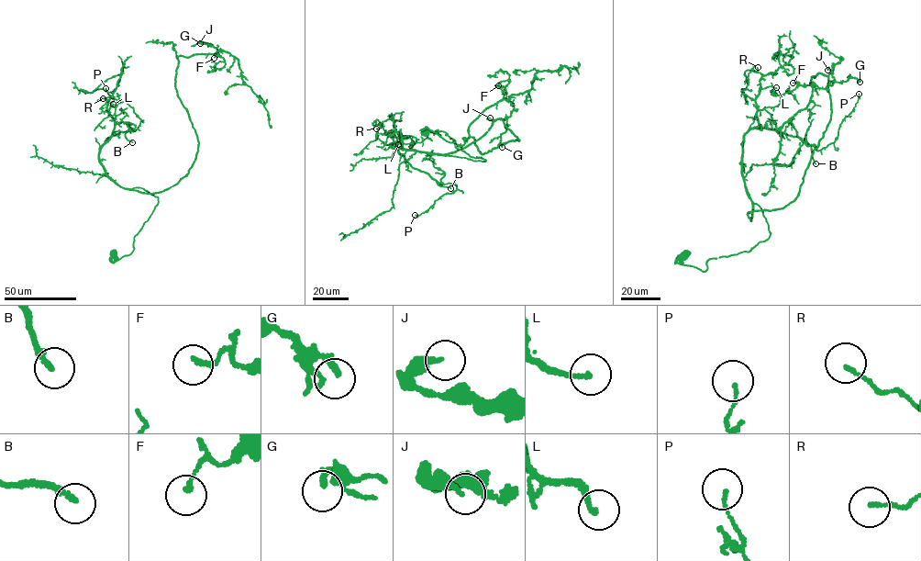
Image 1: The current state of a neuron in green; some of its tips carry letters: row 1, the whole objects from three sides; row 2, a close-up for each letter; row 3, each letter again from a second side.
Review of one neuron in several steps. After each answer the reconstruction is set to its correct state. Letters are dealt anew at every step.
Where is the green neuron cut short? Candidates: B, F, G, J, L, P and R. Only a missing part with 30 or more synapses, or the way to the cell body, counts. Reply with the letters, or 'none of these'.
B, G

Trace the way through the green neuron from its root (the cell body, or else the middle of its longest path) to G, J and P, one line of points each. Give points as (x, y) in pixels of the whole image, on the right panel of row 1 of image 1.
G: (683, 256), (704, 272), (768, 239), (748, 214), (795, 198), (830, 117), (828, 77), (811, 78), (859, 82)
J: (683, 256), (704, 272), (770, 236), (748, 214), (797, 196), (827, 70)
P: (683, 256), (704, 272), (770, 236), (745, 185), (744, 133), (774, 129), (818, 151), (859, 94)

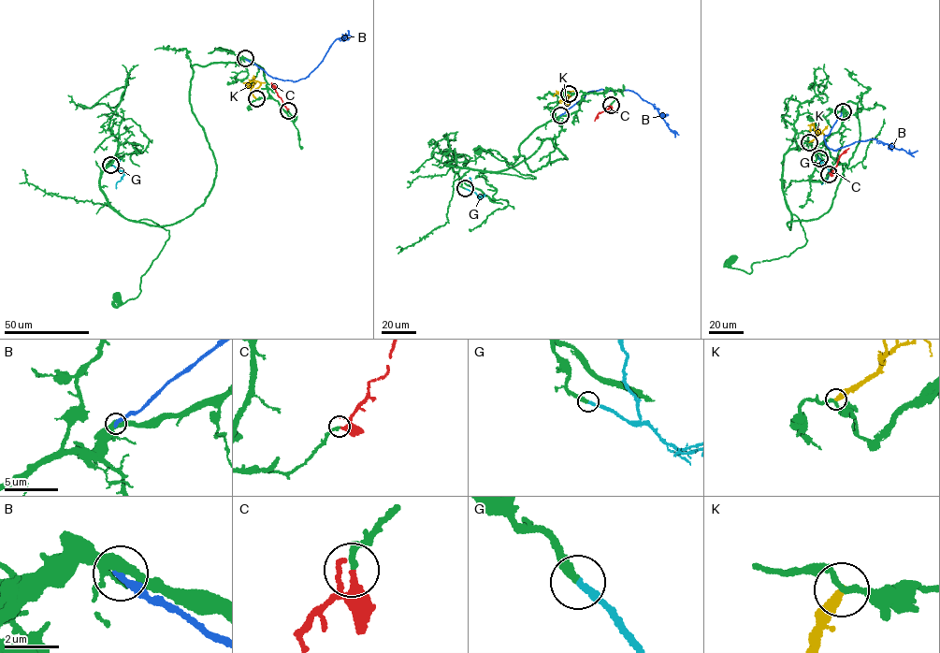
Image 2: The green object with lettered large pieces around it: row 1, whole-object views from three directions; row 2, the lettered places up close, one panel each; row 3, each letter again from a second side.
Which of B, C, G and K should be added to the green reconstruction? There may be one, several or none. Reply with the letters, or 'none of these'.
C, G

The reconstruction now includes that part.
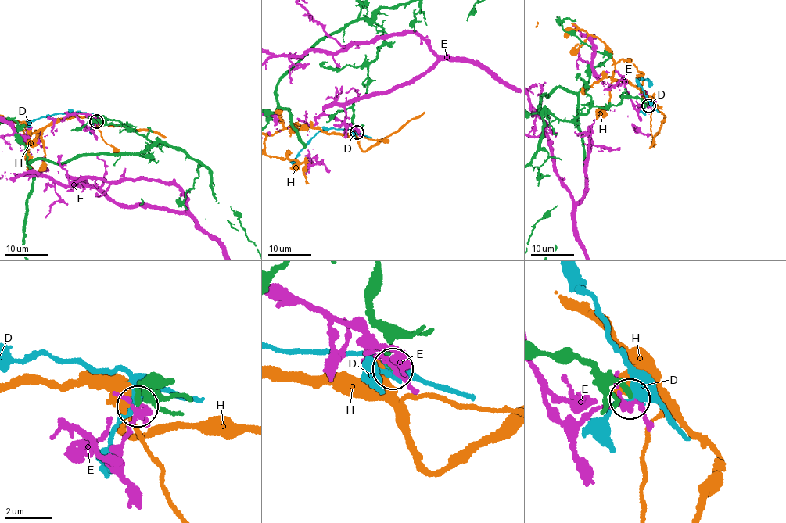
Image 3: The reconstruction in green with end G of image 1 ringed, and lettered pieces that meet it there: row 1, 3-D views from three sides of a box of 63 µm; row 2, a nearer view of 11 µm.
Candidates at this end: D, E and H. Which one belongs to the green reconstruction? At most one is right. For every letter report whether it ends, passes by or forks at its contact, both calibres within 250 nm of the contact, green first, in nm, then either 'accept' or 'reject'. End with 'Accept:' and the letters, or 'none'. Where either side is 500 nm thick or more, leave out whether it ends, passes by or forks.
D: it forks | 240/360 nm | reject
E: it forks | 240/200 nm | reject
H: 240/800 nm | reject
Accept: none

